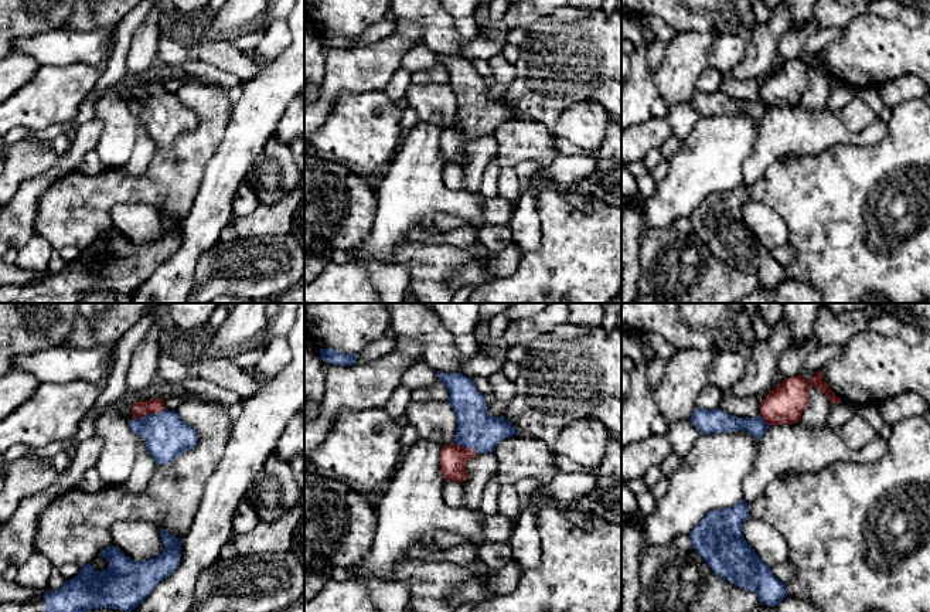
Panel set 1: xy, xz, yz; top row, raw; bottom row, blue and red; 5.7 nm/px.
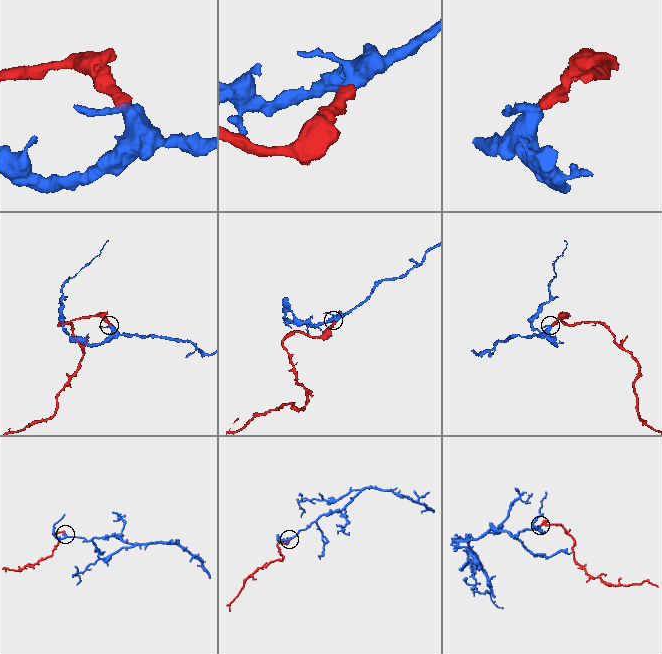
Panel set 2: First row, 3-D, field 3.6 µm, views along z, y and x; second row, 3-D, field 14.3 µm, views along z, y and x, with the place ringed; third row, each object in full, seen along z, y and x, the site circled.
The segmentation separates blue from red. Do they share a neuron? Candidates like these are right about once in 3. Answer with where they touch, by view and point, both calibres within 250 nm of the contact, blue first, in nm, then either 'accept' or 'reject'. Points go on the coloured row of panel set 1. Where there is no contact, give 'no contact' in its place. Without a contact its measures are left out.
xy (149, 414) | 260/90 nm | accept

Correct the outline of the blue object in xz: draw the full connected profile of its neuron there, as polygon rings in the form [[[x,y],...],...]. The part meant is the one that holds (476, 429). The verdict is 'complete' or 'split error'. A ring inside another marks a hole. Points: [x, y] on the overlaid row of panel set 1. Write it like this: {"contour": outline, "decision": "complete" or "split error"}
{"contour": [[[436,373],[450,392],[447,402],[457,416],[457,436],[440,452],[442,475],[444,482],[463,483],[469,477],[469,460],[493,452],[503,439],[518,432],[504,416],[488,415],[487,398],[477,391],[473,380],[461,373]]], "decision": "split error"}

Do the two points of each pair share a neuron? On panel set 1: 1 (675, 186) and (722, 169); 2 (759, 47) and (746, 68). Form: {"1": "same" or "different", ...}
{"1": "same", "2": "same"}

